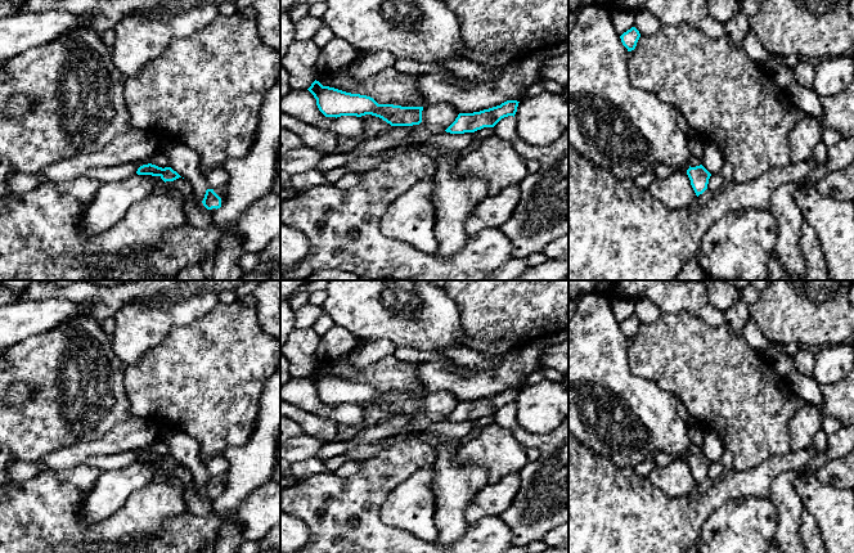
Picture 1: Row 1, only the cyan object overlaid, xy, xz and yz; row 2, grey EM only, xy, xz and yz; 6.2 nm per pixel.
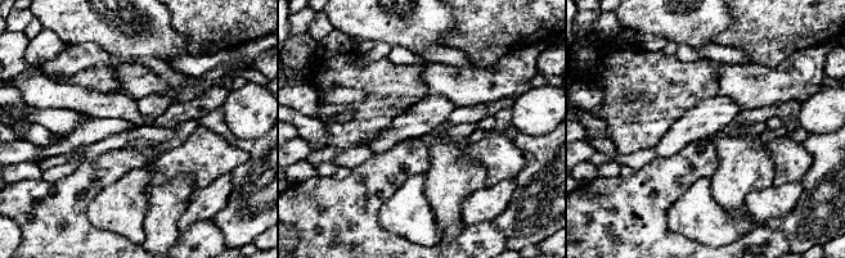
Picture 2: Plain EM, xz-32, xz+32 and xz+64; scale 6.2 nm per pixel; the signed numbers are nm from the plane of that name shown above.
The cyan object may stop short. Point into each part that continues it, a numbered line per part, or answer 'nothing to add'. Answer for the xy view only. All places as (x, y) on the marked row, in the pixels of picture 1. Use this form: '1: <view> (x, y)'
1: xy (221, 192)

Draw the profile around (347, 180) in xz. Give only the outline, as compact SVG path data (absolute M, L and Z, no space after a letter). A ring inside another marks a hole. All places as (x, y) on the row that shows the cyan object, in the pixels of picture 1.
M346 172L342 177L340 177L337 181L334 181L332 185L334 185L338 189L349 189L354 185L356 185L364 174L351 174Z

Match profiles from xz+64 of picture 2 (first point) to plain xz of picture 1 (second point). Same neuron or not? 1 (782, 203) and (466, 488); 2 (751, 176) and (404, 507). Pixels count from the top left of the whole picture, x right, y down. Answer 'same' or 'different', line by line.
1: different
2: different

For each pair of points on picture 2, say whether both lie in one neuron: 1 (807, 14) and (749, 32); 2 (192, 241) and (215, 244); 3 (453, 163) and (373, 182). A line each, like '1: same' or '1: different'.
1: same
2: same
3: different

